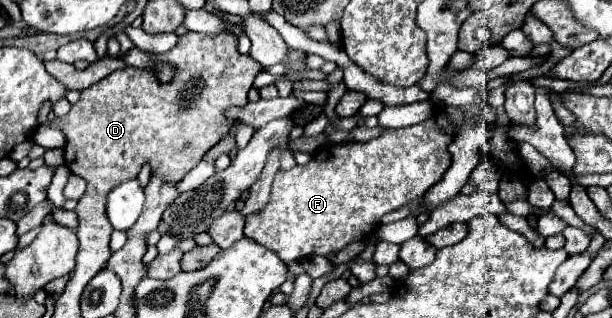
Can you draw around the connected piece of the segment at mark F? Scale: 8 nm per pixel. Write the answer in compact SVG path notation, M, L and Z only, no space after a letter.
M462 106L462 112L466 114L464 124L454 124L446 110L434 110L432 116L420 124L400 128L400 130L386 130L380 138L374 138L370 142L348 142L348 144L326 144L320 148L312 160L306 166L296 166L288 172L276 172L274 184L272 184L272 194L268 206L258 212L256 216L250 216L244 226L246 238L256 240L258 244L266 246L268 250L276 252L286 264L300 260L304 256L326 256L332 250L342 250L344 246L362 240L366 234L370 234L378 224L380 218L392 210L404 208L408 204L414 204L418 198L422 198L448 170L452 164L448 144L452 142L454 134L462 126L474 126L478 124L480 118L492 120L490 124L494 126L494 136L486 142L484 152L496 160L502 162L504 168L508 168L514 174L520 174L524 170L524 164L518 156L518 142L508 138L510 126L496 126L496 114L494 110L488 108L478 108L478 106Z

